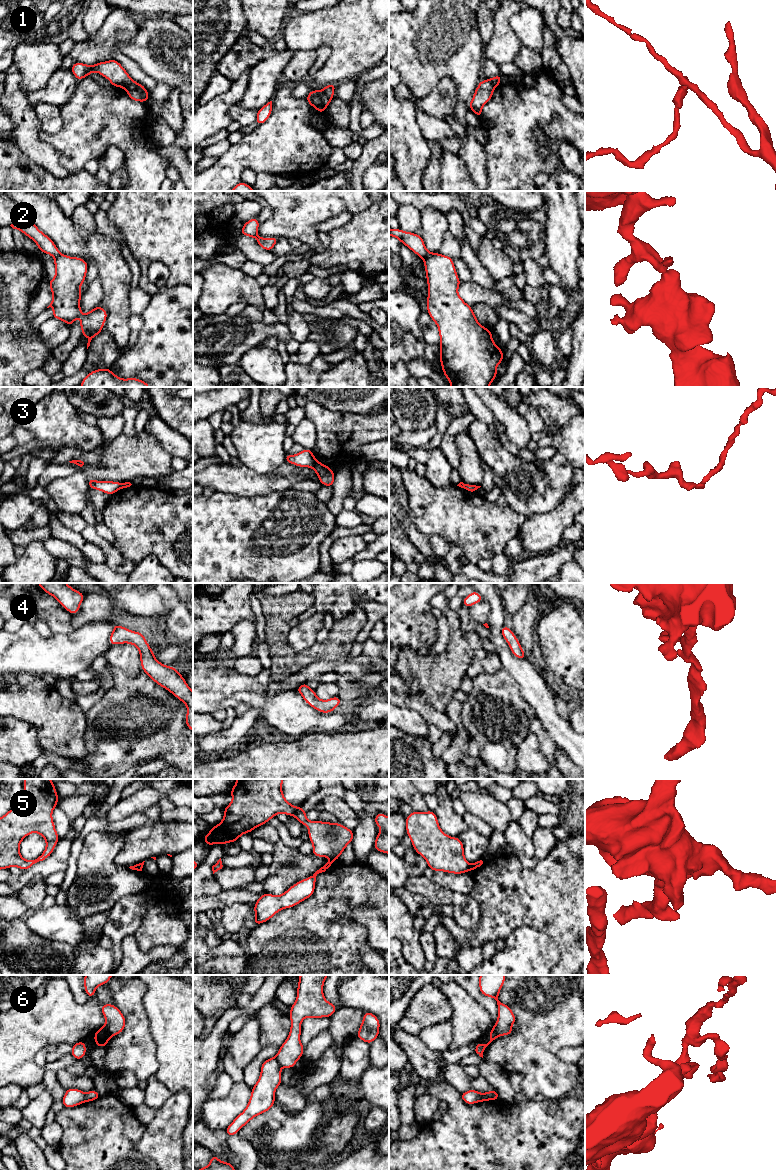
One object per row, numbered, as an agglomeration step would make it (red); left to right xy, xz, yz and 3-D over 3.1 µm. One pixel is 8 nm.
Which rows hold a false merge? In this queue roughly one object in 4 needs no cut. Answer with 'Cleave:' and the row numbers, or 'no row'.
Cleave: 1, 2, 3, 5, 6

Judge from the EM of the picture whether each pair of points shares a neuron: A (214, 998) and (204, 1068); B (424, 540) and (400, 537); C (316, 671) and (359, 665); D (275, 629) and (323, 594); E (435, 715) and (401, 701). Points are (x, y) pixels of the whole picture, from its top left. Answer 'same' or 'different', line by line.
A: different
B: different
C: same
D: different
E: same

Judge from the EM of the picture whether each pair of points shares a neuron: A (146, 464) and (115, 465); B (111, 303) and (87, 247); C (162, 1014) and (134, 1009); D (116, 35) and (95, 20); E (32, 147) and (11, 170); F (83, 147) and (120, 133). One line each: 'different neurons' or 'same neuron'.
A: same neuron
B: same neuron
C: different neurons
D: different neurons
E: different neurons
F: same neuron

